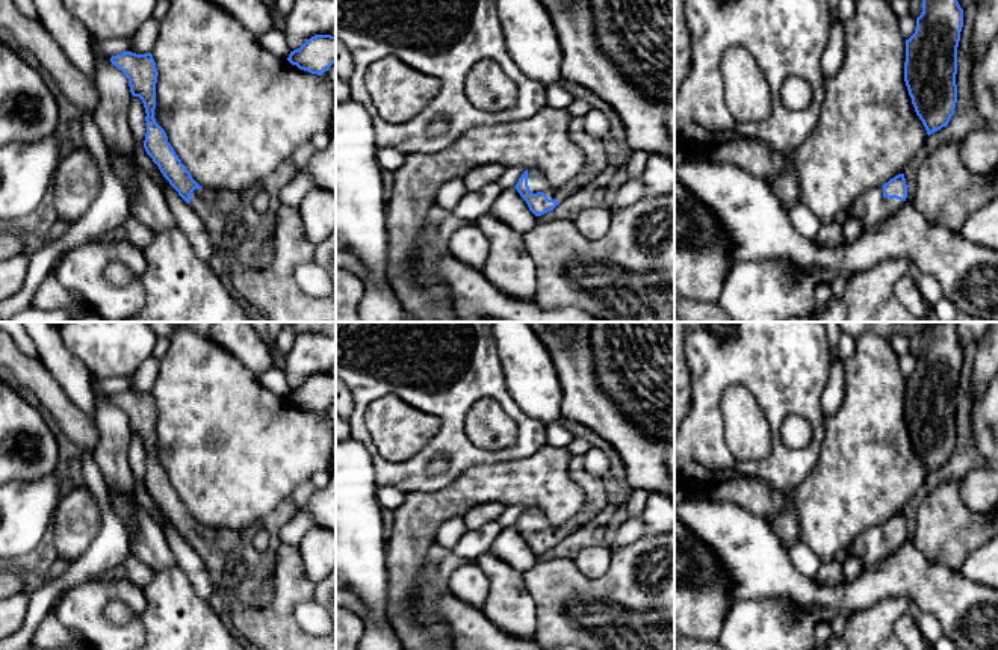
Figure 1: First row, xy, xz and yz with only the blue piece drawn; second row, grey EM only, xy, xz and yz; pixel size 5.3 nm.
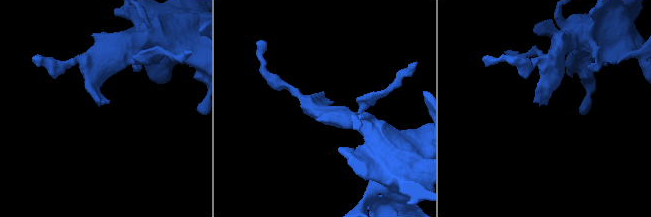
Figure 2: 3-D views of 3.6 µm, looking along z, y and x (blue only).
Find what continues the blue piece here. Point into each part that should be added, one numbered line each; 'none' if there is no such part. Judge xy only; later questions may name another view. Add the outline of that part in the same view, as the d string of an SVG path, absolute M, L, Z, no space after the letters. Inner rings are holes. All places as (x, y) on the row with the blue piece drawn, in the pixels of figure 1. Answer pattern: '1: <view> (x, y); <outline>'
1: xy (212, 207); M207 187L195 189L191 195L191 209L206 225L215 251L221 251L221 243L227 234L227 219L240 204L239 193L234 190L212 190Z

